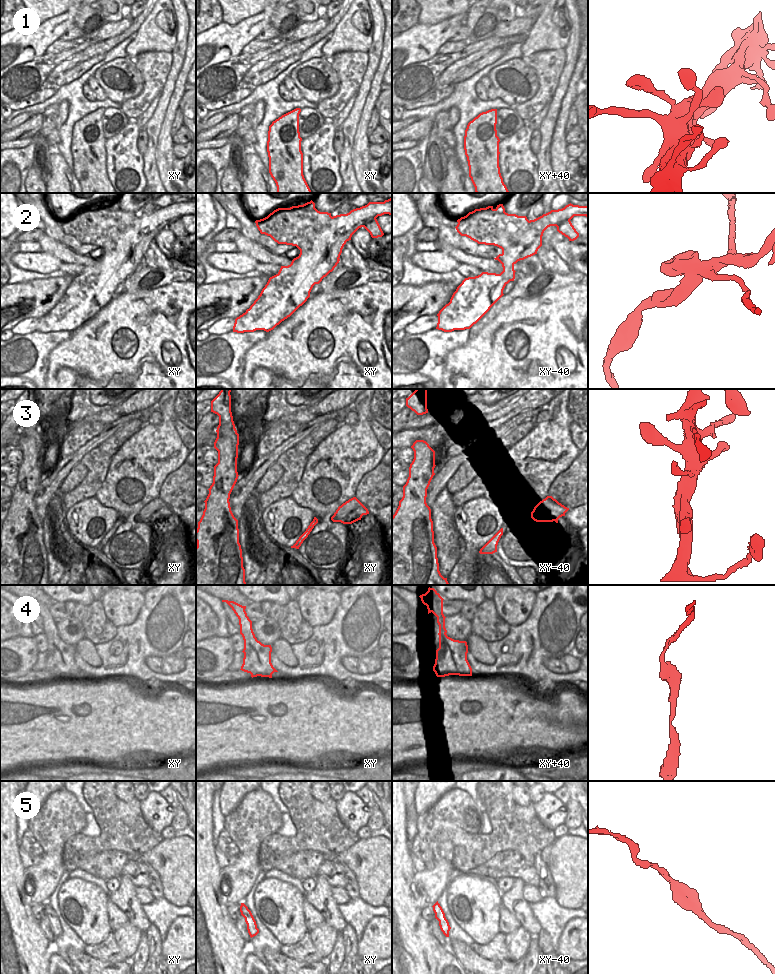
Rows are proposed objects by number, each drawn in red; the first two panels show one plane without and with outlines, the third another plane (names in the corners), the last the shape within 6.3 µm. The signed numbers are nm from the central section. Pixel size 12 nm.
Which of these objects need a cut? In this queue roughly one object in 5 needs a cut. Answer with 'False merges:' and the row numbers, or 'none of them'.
False merges: 2

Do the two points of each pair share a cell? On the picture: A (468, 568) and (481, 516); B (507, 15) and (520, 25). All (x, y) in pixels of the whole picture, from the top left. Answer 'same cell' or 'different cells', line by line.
A: same cell
B: different cells

